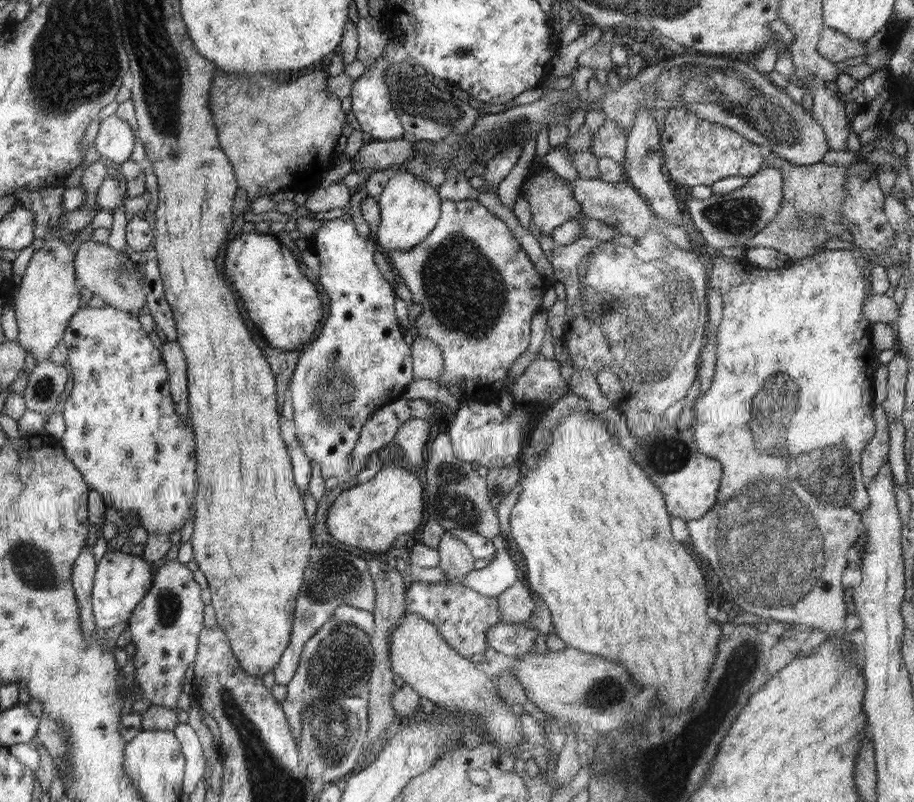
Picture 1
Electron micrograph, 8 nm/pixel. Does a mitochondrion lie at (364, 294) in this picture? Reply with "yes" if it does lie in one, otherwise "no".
no

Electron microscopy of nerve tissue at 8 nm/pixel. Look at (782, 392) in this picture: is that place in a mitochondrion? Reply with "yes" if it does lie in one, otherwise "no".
yes

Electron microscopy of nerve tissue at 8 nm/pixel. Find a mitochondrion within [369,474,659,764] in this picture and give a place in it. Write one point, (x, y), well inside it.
(609, 692)

